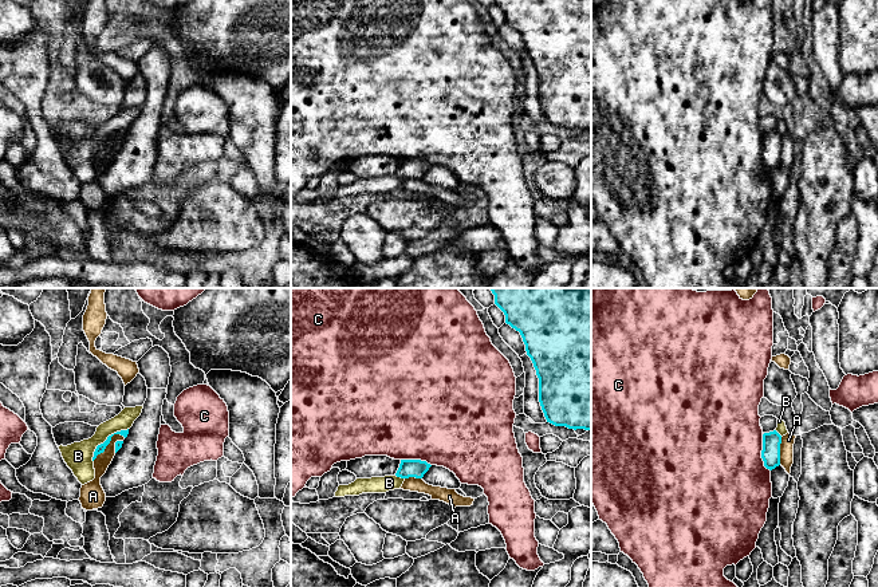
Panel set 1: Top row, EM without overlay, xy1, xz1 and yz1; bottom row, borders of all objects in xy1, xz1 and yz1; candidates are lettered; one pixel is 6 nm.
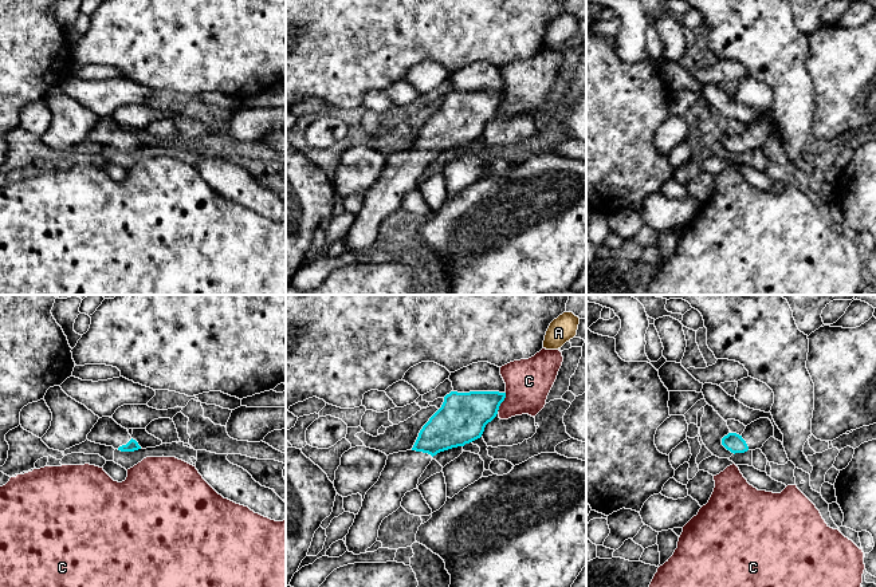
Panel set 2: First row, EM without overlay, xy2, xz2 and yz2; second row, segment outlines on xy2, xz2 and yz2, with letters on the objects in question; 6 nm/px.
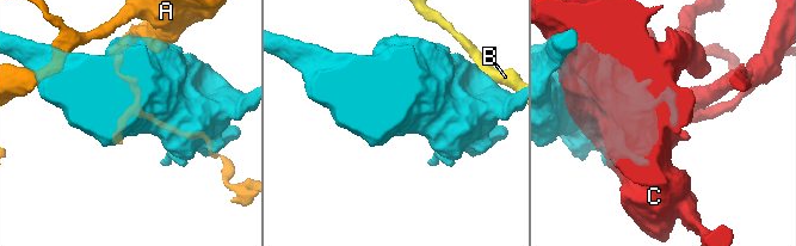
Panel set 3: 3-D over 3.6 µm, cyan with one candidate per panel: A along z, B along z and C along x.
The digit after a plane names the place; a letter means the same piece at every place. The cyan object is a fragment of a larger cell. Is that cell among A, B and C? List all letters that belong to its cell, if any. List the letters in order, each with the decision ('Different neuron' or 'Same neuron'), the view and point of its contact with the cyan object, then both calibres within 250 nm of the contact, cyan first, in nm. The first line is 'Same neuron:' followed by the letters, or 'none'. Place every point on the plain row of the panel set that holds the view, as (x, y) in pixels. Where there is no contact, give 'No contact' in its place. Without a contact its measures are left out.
Same neuron: none
A: Different neuron. Touches cyan at xy1 (109, 142). Thickness 50 nm (cyan) against 90 nm
B: Different neuron. Touches cyan at xy1 (106, 140). Thickness 50 nm (cyan) against 170 nm
C: Different neuron. Touches cyan at yz1 (762, 153). Thickness 110 nm (cyan) against 500 nm

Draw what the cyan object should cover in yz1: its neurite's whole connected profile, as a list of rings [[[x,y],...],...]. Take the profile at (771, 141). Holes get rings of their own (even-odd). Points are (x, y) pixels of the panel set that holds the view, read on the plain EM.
[[[776,130],[763,134],[761,158],[769,170],[780,165],[780,143],[781,135]]]

